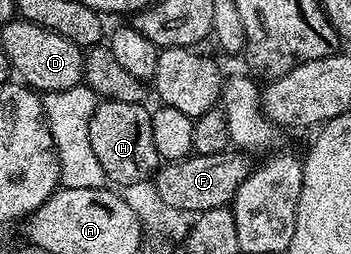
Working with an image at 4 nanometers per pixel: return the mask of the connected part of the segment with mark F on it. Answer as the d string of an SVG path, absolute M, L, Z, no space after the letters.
M227 150L204 155L193 154L184 160L165 163L155 173L154 183L162 200L172 207L176 214L182 214L182 212L199 214L206 210L231 205L233 198L236 197L238 186L242 186L242 182L246 182L253 167L253 157L240 150Z

